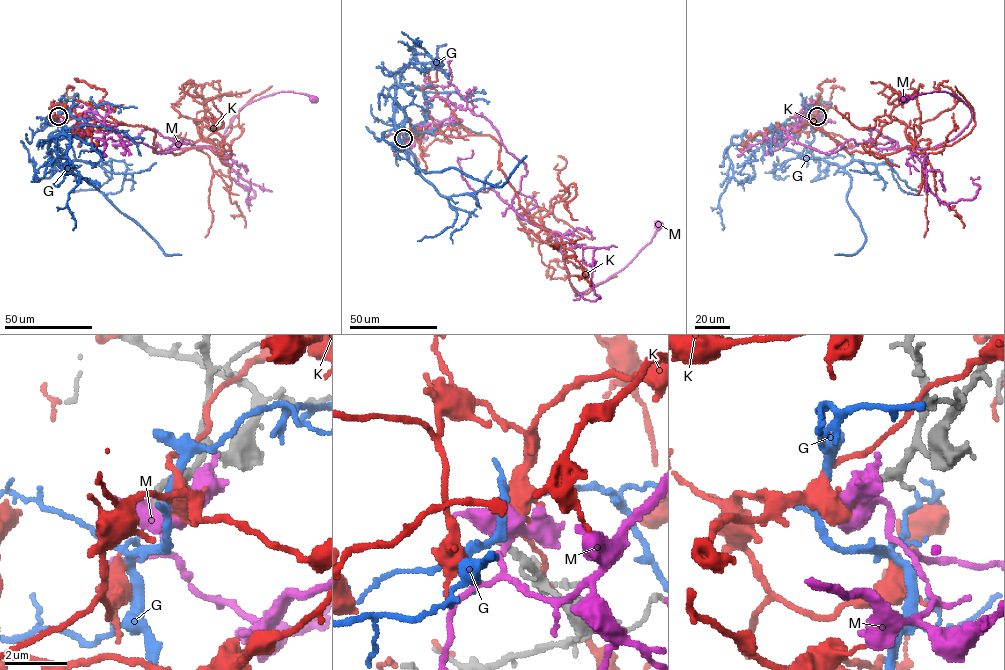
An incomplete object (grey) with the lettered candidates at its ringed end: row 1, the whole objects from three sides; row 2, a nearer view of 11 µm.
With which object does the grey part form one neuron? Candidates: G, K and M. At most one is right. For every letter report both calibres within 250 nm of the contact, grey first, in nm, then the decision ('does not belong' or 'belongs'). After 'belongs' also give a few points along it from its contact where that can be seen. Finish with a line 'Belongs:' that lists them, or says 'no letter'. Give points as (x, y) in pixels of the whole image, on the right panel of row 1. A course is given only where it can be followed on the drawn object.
G: 240/180 nm | does not belong
K: 260/480 nm | does not belong
M: 320/550 nm | does not belong
Belongs: no letter

